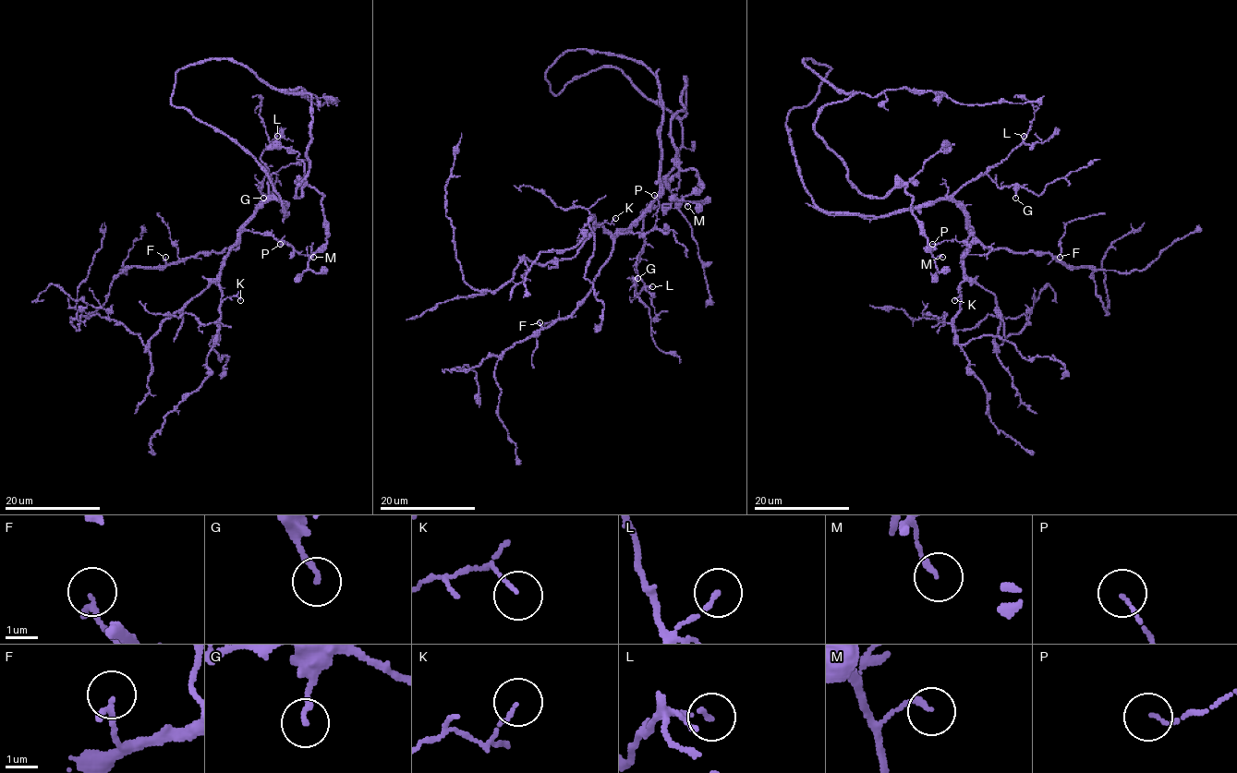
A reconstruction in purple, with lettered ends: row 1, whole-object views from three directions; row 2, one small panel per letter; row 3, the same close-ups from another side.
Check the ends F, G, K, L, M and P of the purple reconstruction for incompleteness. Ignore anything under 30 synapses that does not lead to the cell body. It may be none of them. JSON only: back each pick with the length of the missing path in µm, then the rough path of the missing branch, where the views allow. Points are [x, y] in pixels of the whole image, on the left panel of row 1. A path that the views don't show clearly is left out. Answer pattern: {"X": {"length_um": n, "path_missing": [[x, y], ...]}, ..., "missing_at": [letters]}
{"missing_at": []}

